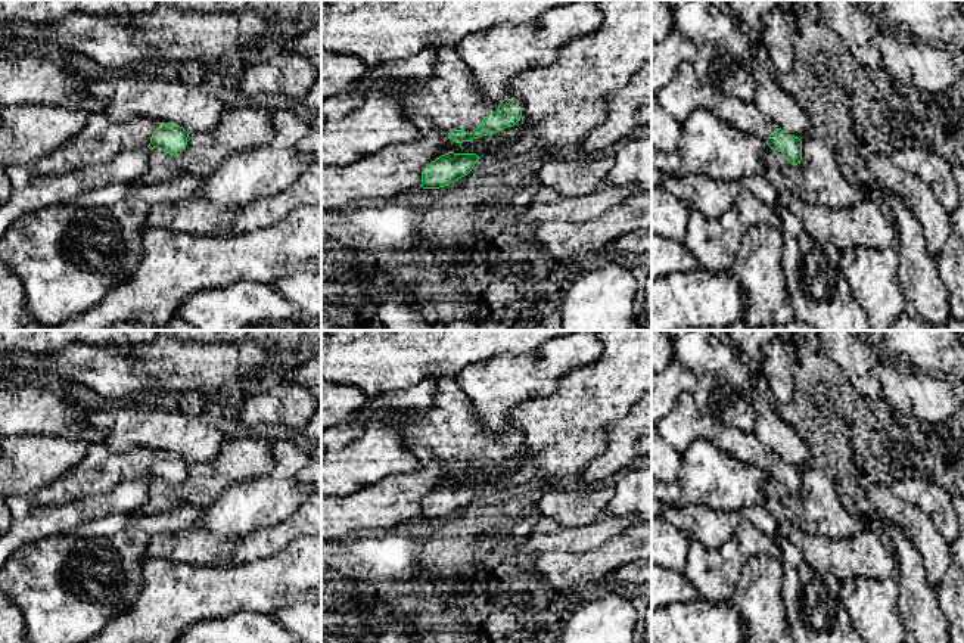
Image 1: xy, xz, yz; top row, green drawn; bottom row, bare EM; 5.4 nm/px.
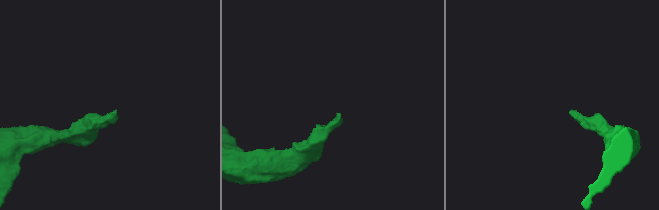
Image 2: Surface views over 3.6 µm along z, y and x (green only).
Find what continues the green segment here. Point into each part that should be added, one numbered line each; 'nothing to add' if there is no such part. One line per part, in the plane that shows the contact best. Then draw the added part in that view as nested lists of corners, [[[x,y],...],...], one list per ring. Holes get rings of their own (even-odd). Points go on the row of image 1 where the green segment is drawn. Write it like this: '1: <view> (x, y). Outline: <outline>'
1: xz (448, 101). Outline: [[[454,46],[436,49],[433,75],[404,90],[402,111],[420,128],[422,136],[433,130],[472,133],[482,119],[498,111],[500,102],[488,103],[479,93],[472,71]]]

